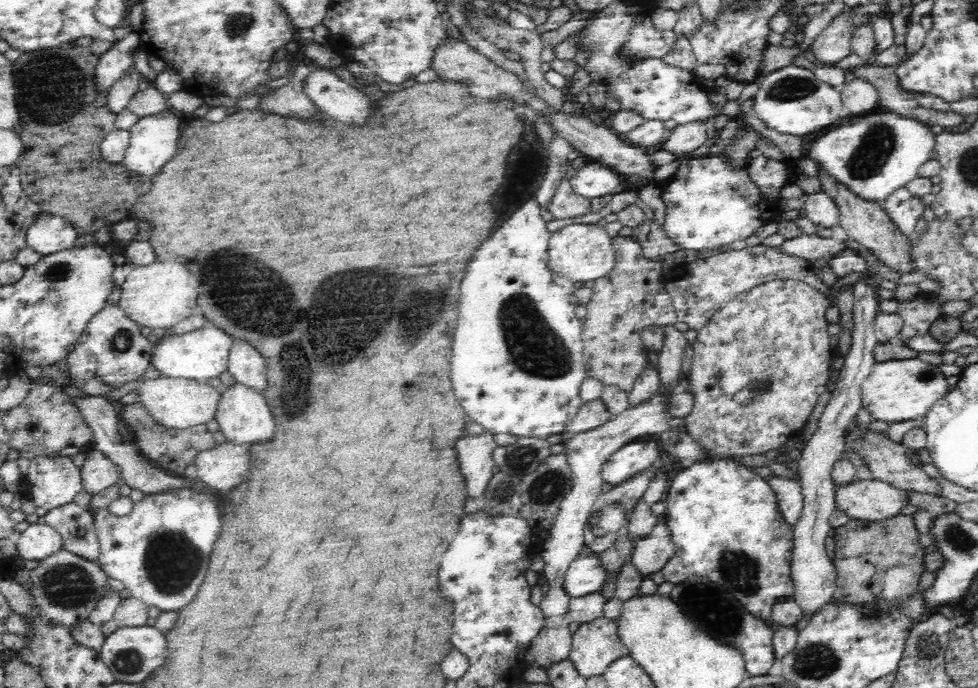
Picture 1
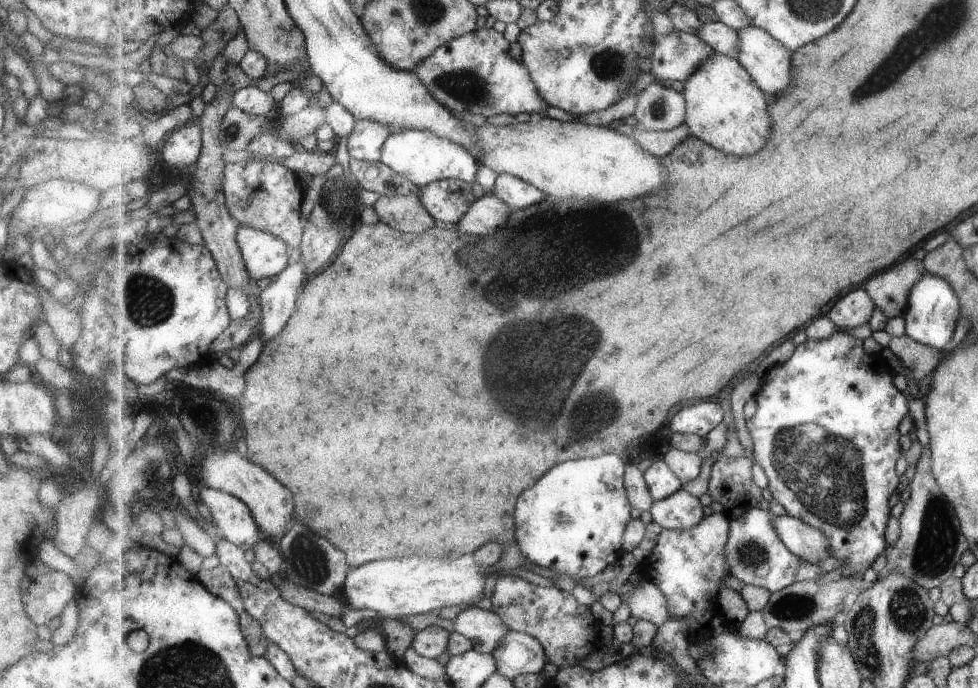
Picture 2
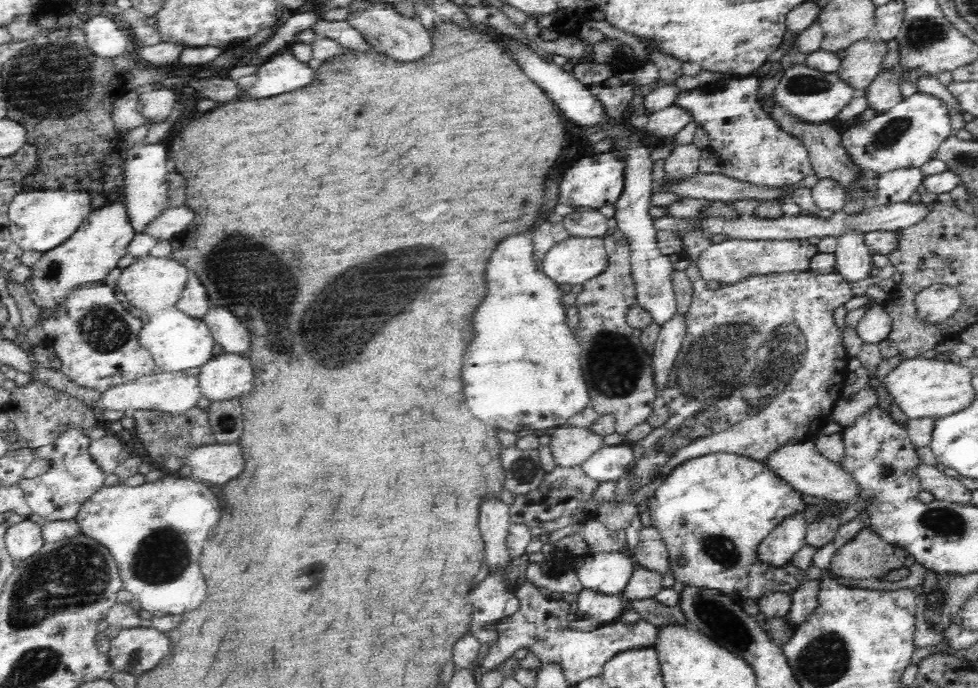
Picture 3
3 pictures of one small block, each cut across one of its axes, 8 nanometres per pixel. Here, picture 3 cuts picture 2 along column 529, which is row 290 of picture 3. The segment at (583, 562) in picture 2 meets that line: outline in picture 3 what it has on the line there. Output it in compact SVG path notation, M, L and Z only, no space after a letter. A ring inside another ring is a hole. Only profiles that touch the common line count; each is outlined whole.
M526 232L526 234L518 234L518 236L508 236L496 248L496 252L492 254L490 264L488 264L488 294L486 294L484 302L480 304L480 308L474 314L476 338L470 344L470 348L466 350L464 366L462 366L462 376L464 376L464 384L466 384L464 392L466 392L466 400L468 400L468 406L470 406L472 414L474 414L474 418L484 420L490 426L496 426L500 430L507 430L518 435L527 433L529 430L544 431L554 427L562 427L571 416L578 414L586 406L590 406L589 388L581 367L581 346L576 340L573 331L566 325L567 307L565 307L561 299L564 292L560 290L558 284L546 277L542 272L542 267L536 263L532 252L534 252L534 249L532 249L532 238L530 238L530 232Z

